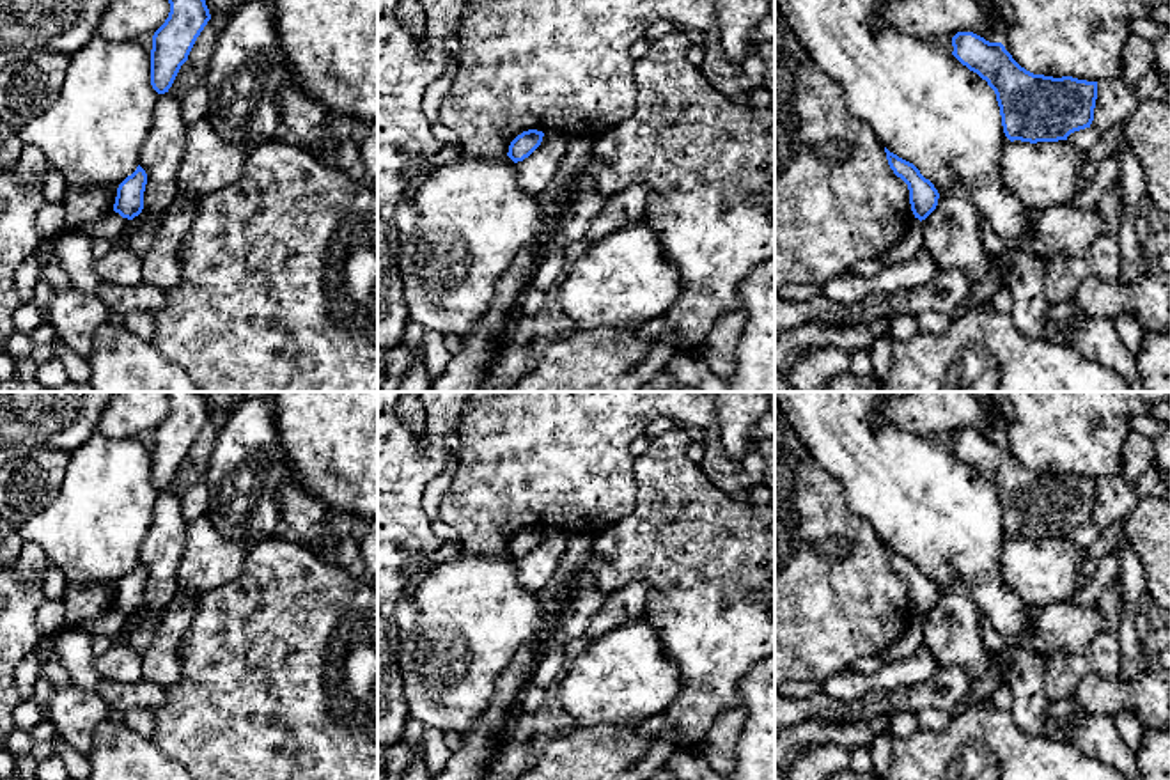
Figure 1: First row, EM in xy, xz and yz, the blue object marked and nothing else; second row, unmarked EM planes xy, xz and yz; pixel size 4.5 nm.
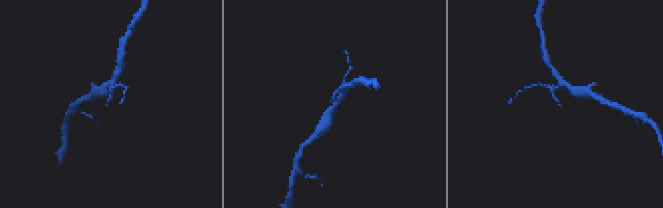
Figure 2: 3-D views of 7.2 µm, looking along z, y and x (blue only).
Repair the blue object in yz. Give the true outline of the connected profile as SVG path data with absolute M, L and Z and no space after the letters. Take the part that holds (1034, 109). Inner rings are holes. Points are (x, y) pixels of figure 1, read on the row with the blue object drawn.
M957 32L952 46L952 55L994 90L1010 142L1058 142L1090 128L1097 82L1034 74L1002 43L989 43L973 32Z

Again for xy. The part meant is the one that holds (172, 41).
M168 0L170 12L152 35L151 85L158 94L168 92L181 66L211 20L206 0Z

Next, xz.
M528 129L518 135L511 145L507 156L518 163L528 158L542 142L544 133L537 129Z

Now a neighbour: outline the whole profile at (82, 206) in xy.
M66 186L62 197L62 206L66 209L64 230L73 232L85 223L110 214L113 211L115 197L117 188L113 186Z

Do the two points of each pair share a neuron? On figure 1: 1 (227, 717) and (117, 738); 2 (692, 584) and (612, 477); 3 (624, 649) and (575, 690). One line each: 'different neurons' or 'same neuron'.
1: different neurons
2: different neurons
3: same neuron

